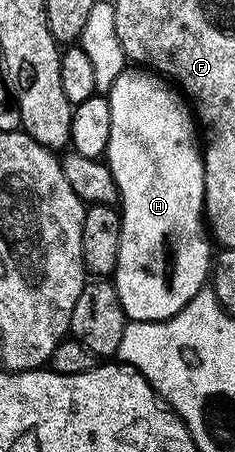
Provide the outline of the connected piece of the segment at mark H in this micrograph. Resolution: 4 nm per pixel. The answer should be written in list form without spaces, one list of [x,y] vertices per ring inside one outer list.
[[[138,66],[123,68],[108,95],[112,134],[108,138],[104,160],[110,165],[110,173],[118,187],[122,213],[120,258],[112,277],[114,289],[127,321],[170,320],[188,306],[212,272],[211,241],[204,223],[204,152],[196,131],[196,120],[191,105],[177,87],[171,86],[161,75]]]

